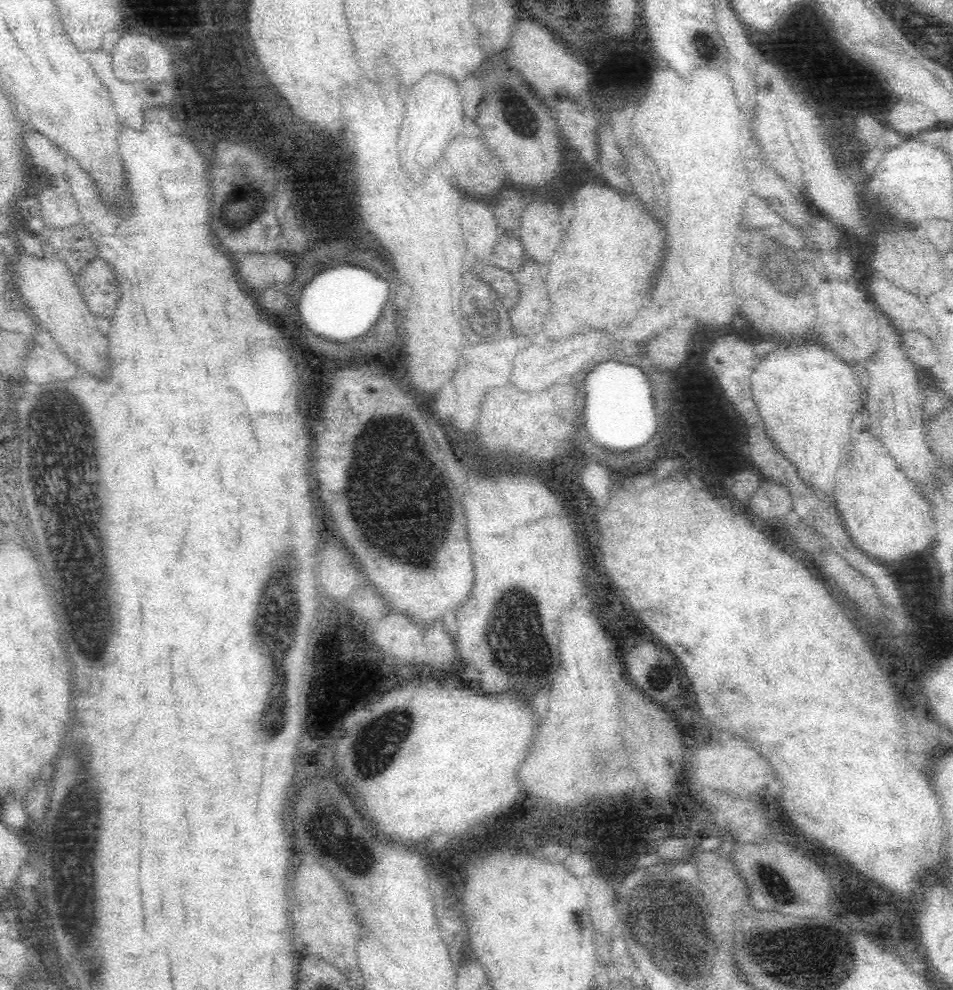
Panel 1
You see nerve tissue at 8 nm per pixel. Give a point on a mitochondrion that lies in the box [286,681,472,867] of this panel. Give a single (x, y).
(379, 742)

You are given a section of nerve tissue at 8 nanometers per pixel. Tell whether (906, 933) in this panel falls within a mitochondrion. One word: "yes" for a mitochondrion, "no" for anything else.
no

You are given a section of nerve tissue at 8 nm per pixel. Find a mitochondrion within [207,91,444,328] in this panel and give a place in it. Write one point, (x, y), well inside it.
(249, 176)

